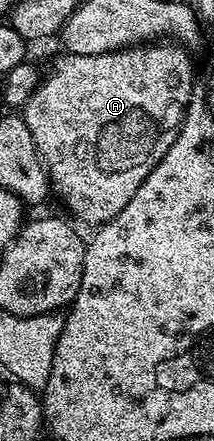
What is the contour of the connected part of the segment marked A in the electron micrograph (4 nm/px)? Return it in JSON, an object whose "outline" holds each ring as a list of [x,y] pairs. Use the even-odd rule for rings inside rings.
{"outline":[[[147,42],[136,44],[133,48],[121,48],[118,52],[105,52],[91,56],[61,54],[62,56],[55,58],[50,73],[47,76],[45,73],[41,77],[37,90],[32,94],[32,98],[28,98],[26,107],[21,109],[20,115],[25,120],[28,130],[32,130],[36,150],[42,156],[42,163],[46,165],[46,173],[50,176],[53,191],[56,196],[58,192],[59,198],[66,203],[67,210],[71,212],[69,215],[75,221],[83,220],[86,224],[101,226],[112,218],[116,218],[116,214],[120,214],[120,210],[124,210],[124,206],[128,206],[128,202],[132,202],[132,194],[136,194],[136,190],[140,190],[140,182],[144,182],[144,178],[148,178],[148,174],[152,174],[152,170],[161,162],[164,154],[168,154],[168,146],[172,146],[182,125],[182,119],[186,117],[188,102],[196,92],[194,68],[190,65],[190,56],[186,52],[189,51],[185,47],[174,42]]]}

